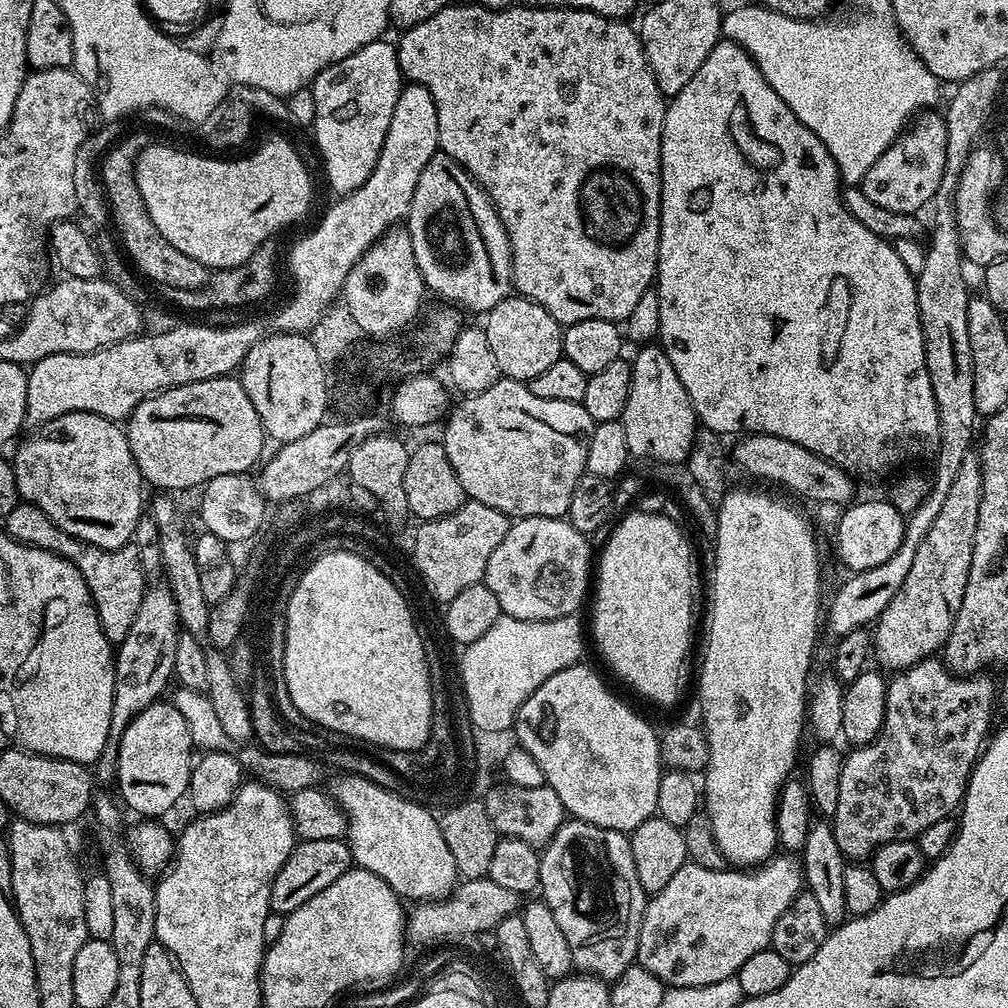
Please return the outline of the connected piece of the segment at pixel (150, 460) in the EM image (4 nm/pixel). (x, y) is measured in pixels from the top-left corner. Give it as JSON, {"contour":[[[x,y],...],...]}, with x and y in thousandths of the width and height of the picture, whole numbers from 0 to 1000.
{"contour":[[[230,371],[188,379],[185,383],[173,383],[164,389],[145,394],[127,413],[125,432],[129,450],[133,450],[133,458],[142,479],[152,480],[155,486],[166,486],[171,490],[176,490],[182,484],[197,485],[220,470],[246,468],[250,463],[253,465],[263,451],[264,430],[256,415],[256,407],[252,407],[248,391],[244,391],[237,376]]]}

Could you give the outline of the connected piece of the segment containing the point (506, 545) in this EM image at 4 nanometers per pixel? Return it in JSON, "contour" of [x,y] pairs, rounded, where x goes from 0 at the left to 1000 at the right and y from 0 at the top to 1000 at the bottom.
{"contour":[[[521,512],[513,515],[507,521],[502,530],[502,534],[498,534],[498,538],[494,538],[494,546],[490,546],[490,550],[486,550],[486,558],[482,558],[482,569],[480,570],[479,578],[484,580],[486,585],[490,585],[490,593],[494,593],[494,601],[497,608],[502,611],[509,611],[515,615],[549,615],[550,613],[558,613],[574,608],[576,605],[575,598],[579,595],[579,590],[584,590],[585,587],[585,571],[583,575],[583,563],[588,563],[589,548],[583,545],[584,533],[564,520],[560,514],[542,514],[541,512]]]}

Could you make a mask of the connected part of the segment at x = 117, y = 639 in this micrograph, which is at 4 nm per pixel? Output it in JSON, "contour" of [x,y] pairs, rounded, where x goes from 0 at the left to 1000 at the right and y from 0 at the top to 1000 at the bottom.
{"contour":[[[27,498],[18,499],[8,505],[8,509],[2,513],[2,524],[18,539],[53,548],[65,554],[73,562],[77,562],[91,590],[97,617],[105,633],[115,641],[123,636],[125,629],[129,627],[129,621],[133,619],[133,609],[137,609],[137,601],[141,601],[141,593],[145,586],[143,557],[140,556],[134,540],[128,538],[119,544],[105,546],[89,538],[81,538],[65,530],[65,526],[54,522],[54,518],[50,518],[47,510],[38,506],[36,500]]]}

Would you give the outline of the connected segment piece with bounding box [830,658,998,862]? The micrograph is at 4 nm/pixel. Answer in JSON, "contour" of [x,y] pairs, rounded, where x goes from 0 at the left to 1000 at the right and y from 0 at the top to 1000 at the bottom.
{"contour":[[[922,653],[913,655],[907,661],[890,666],[889,672],[881,675],[881,688],[879,688],[879,708],[877,719],[869,733],[861,738],[854,738],[844,743],[837,751],[835,760],[835,773],[831,779],[831,804],[823,812],[827,831],[831,831],[831,843],[845,855],[857,855],[864,850],[871,839],[875,839],[884,833],[905,833],[919,823],[919,819],[925,819],[935,812],[944,810],[953,801],[956,787],[960,785],[960,770],[968,759],[968,753],[972,751],[973,745],[981,733],[984,718],[984,701],[990,698],[990,679],[983,675],[980,669],[965,669],[953,671],[942,666],[940,660],[933,653]]]}

